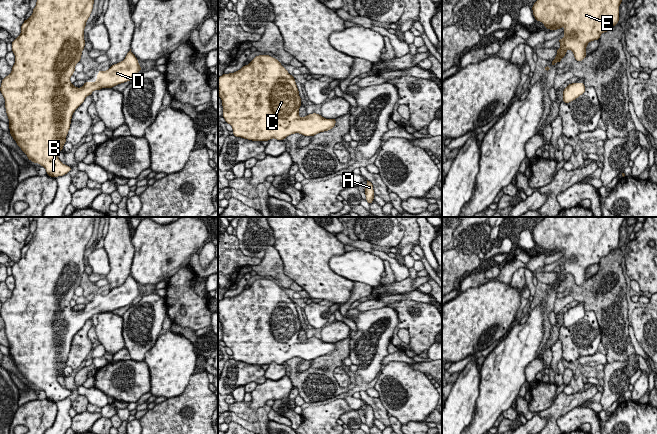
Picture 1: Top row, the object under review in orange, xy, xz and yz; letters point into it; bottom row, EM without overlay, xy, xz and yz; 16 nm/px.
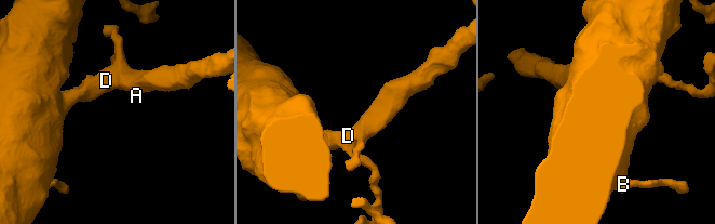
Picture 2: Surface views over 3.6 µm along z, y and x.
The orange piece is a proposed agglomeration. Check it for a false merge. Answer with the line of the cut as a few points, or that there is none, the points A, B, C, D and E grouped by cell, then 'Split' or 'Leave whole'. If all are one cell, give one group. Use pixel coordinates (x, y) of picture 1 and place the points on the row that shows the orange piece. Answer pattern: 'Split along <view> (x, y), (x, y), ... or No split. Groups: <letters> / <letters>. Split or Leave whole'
No split. Groups: A B C D E. Leave whole

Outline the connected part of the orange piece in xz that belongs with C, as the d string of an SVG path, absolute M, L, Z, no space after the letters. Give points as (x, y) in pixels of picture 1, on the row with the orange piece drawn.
M269 55L256 56L249 65L218 78L218 95L222 100L223 117L233 128L233 135L252 141L284 140L295 133L314 136L335 126L336 119L326 119L313 113L299 117L301 98L295 79Z

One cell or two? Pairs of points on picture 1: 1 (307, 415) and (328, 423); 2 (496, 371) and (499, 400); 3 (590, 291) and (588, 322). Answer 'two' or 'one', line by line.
1: one
2: one
3: two

